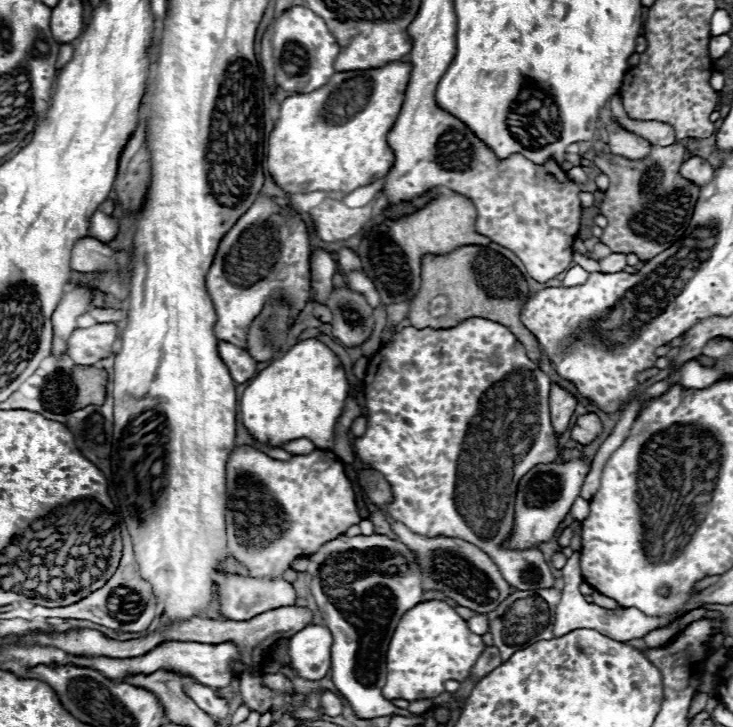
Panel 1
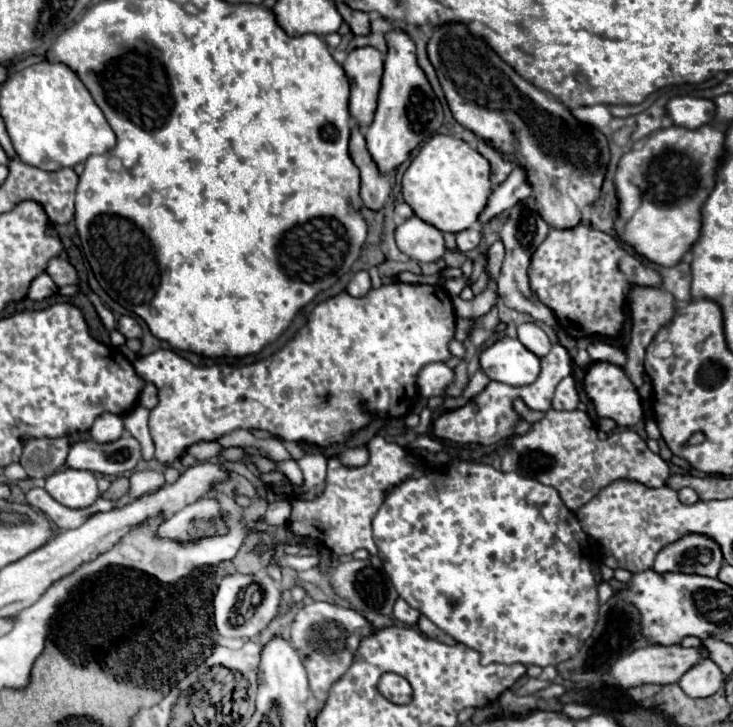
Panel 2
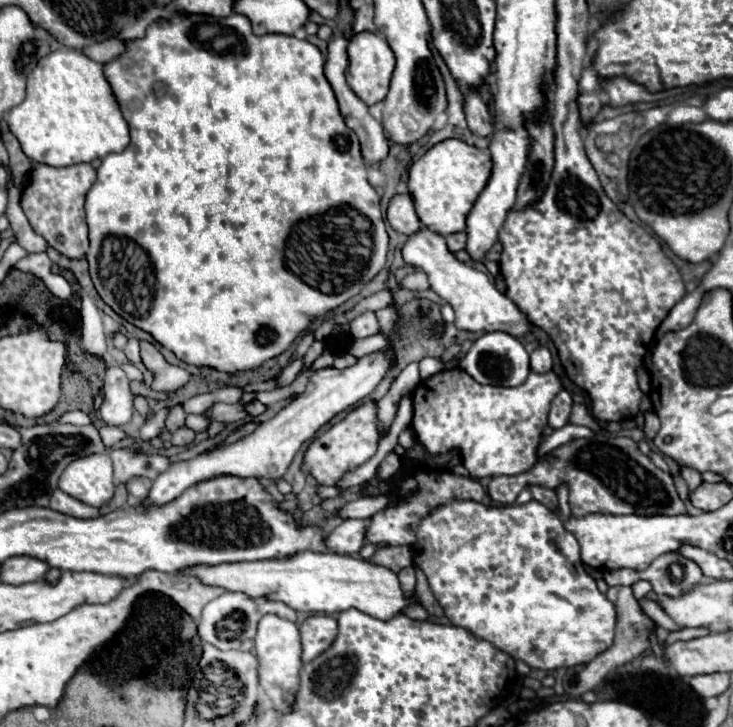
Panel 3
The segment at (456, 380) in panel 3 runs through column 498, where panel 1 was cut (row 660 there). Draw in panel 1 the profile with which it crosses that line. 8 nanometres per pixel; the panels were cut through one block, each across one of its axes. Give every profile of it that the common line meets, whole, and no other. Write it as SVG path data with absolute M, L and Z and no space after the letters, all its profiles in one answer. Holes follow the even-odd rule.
M440 600L420 602L404 618L400 618L386 654L388 676L384 684L384 698L404 698L404 700L422 700L436 698L444 692L446 680L464 682L476 662L476 658L484 652L486 644L482 636L472 634L468 624L454 612L452 606Z

